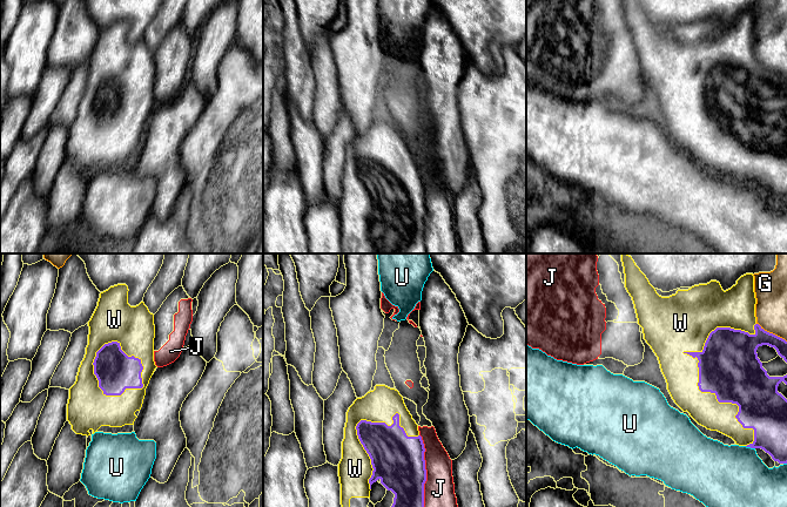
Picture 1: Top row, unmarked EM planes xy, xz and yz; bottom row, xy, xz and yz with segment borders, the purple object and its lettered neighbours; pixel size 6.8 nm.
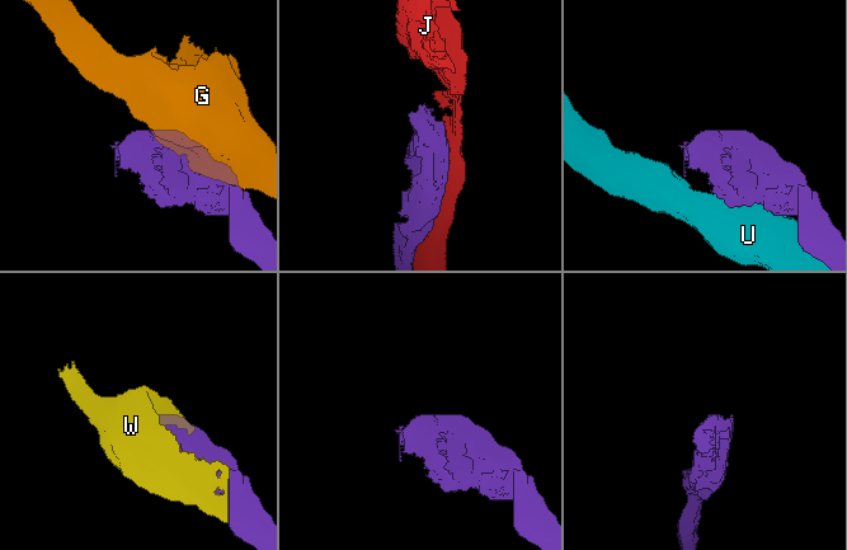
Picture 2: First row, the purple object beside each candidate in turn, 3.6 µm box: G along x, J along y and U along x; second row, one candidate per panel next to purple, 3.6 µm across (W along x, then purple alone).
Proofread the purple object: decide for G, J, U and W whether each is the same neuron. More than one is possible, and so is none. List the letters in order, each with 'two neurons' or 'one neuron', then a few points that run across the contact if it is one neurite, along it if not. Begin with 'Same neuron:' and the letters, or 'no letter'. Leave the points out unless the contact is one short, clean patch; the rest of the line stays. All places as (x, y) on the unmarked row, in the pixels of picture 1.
Same neuron: W
G: two neurons
J: two neurons
U: two neurons
W: one neuron

